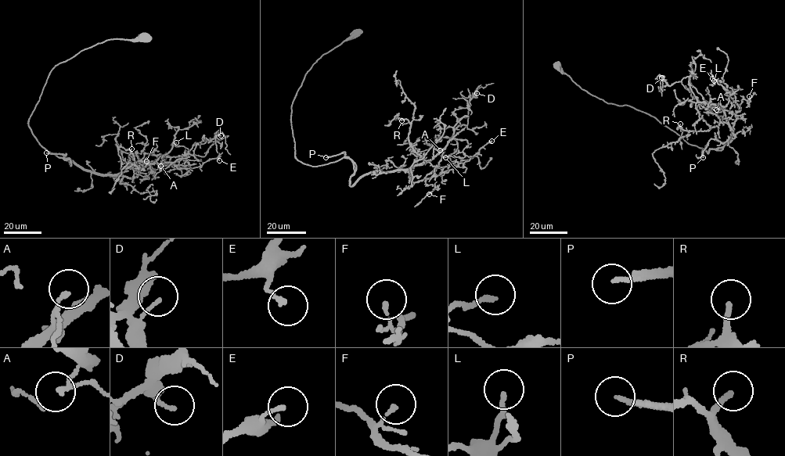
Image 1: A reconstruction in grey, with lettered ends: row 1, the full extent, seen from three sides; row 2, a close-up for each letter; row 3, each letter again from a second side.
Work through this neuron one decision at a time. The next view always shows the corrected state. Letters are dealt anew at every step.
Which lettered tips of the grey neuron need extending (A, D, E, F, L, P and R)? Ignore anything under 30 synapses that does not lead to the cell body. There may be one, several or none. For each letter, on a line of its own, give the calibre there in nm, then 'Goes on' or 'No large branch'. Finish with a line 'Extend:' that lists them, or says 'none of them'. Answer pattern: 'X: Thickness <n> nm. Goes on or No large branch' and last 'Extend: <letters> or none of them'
A: Thickness 90 nm. No large branch
D: Thickness 120 nm. No large branch
E: Thickness 130 nm. No large branch
F: Thickness 90 nm. No large branch
L: Thickness 170 nm. No large branch
P: Thickness 190 nm. Goes on
R: Thickness 190 nm. Goes on
Extend: P, R

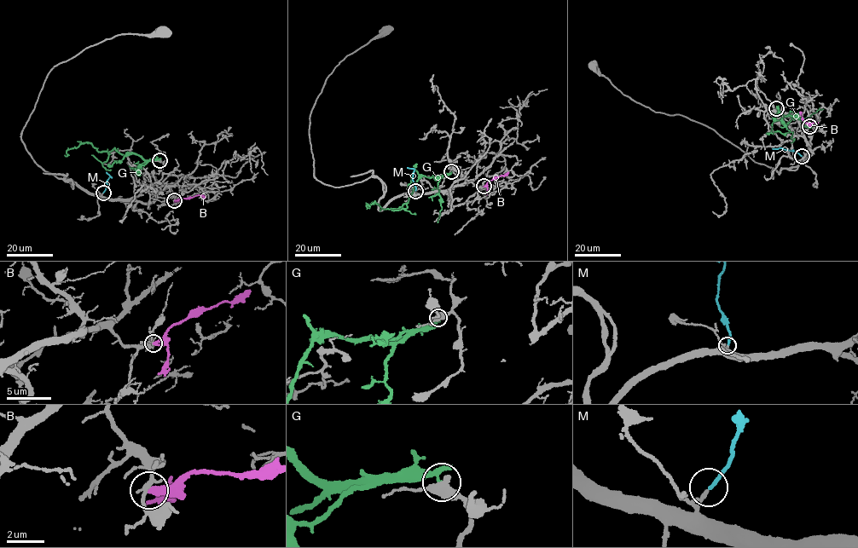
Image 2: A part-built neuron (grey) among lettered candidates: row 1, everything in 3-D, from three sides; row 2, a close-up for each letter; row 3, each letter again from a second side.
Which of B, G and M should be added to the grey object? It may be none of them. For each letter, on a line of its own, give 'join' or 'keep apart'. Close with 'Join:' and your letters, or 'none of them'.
B: keep apart
G: keep apart
M: join
Join: M

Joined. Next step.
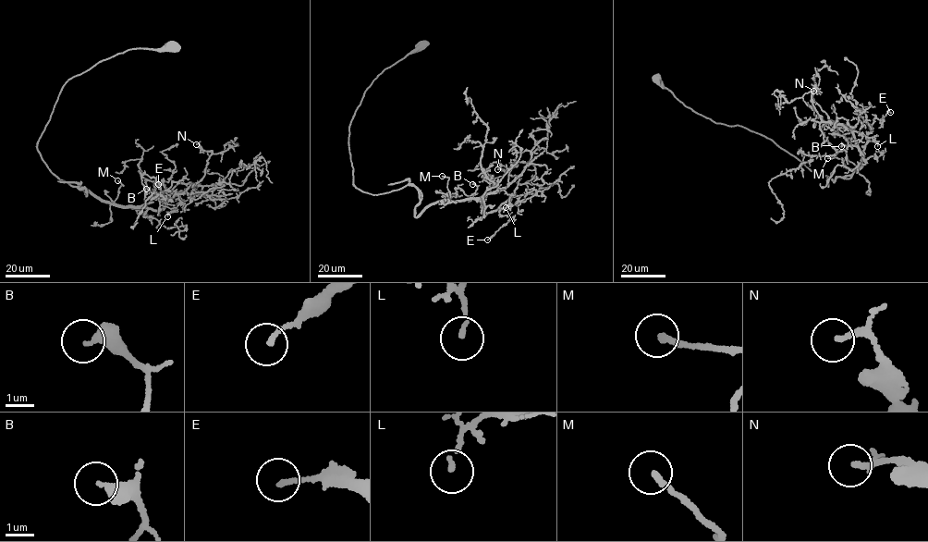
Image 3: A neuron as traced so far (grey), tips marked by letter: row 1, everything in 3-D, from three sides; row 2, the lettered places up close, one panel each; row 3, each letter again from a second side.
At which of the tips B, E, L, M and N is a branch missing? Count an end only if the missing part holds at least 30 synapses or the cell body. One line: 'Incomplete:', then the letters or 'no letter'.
Incomplete: M

